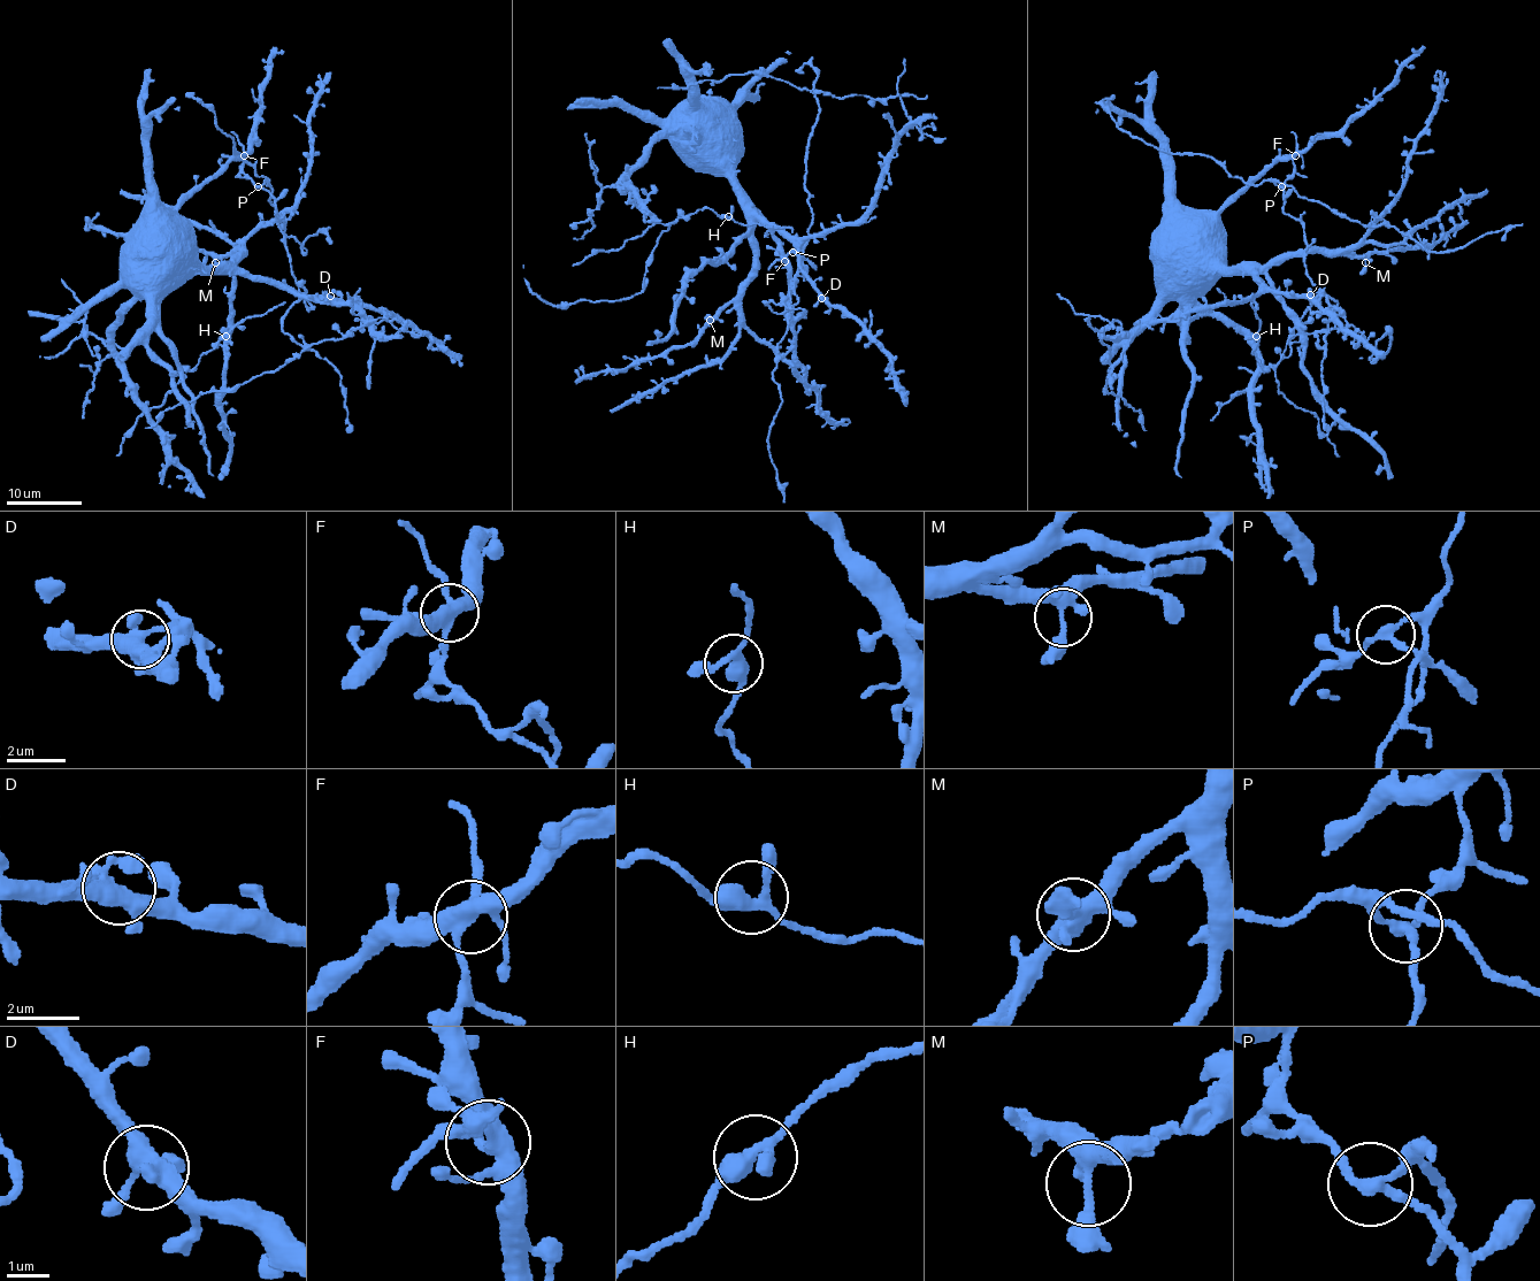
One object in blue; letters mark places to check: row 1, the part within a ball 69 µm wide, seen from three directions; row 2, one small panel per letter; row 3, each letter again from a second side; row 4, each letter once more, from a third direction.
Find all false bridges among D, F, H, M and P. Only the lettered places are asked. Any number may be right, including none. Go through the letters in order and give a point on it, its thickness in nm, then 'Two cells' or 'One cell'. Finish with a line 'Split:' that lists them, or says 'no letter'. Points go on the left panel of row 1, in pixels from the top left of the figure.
D: Place: (330, 296). Thickness 400 nm. One cell
F: Place: (244, 155). Thickness 400 nm. Two cells
H: Place: (225, 336). Thickness 320 nm. One cell
M: Place: (215, 262). Thickness 320 nm. One cell
P: Place: (258, 186). Thickness 220 nm. Two cells
Split: F, P

